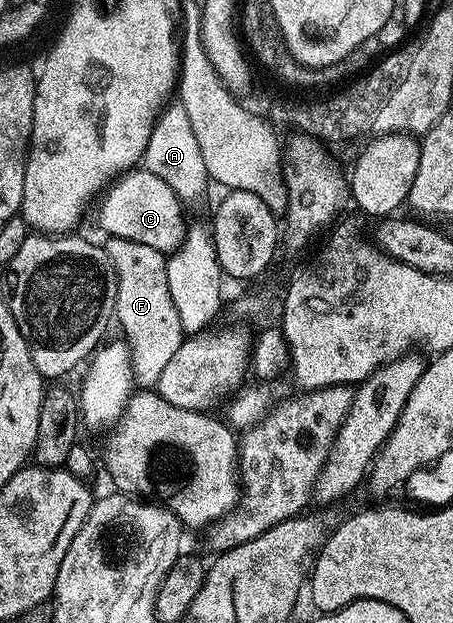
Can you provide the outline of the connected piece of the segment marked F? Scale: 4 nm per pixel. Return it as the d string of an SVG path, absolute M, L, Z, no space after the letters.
M114 236L108 240L105 250L118 284L114 314L125 333L133 381L138 388L154 388L185 338L179 313L171 299L166 271L168 260L163 253L145 243Z

